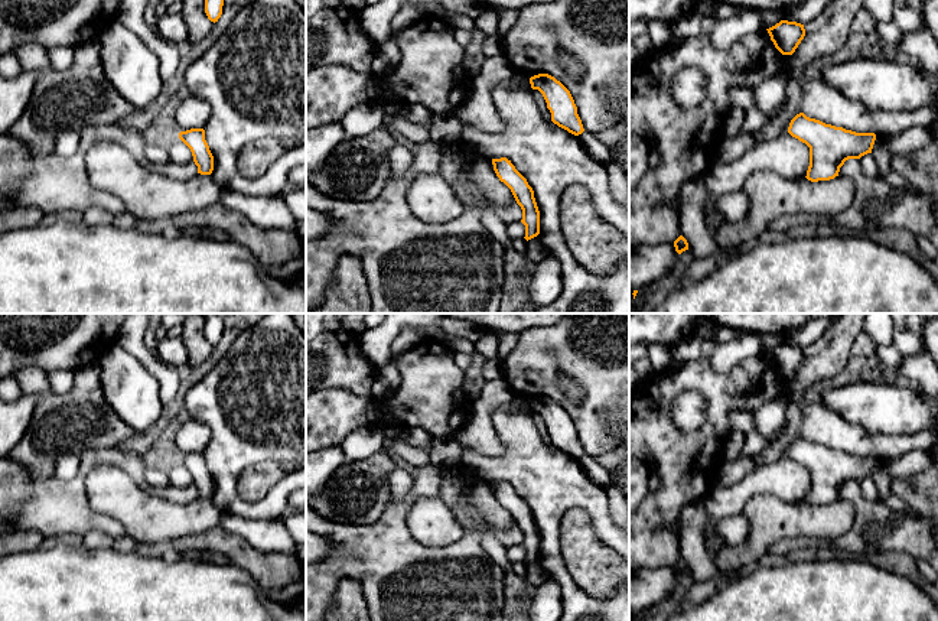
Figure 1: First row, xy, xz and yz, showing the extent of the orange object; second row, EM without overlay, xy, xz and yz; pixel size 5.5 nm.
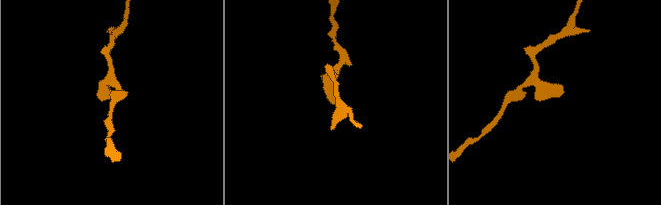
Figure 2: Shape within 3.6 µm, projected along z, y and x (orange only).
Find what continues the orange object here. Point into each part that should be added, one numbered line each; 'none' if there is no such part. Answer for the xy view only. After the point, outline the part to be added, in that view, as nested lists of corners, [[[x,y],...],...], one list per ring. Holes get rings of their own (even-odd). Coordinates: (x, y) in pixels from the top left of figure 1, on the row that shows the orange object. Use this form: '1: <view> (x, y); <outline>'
none

